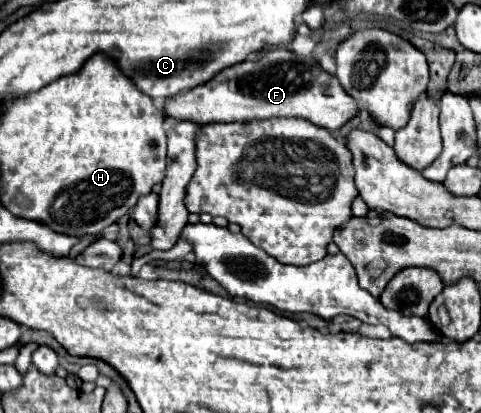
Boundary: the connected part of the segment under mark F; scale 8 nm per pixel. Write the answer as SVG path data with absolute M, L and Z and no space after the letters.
M276 46L248 58L244 64L222 70L206 84L176 94L174 98L166 98L162 112L166 118L182 122L192 120L194 124L202 126L210 122L250 122L254 118L294 116L336 132L358 114L360 106L344 92L336 76L324 72L320 62L316 60L314 64L312 60L316 58L300 58L286 48Z

